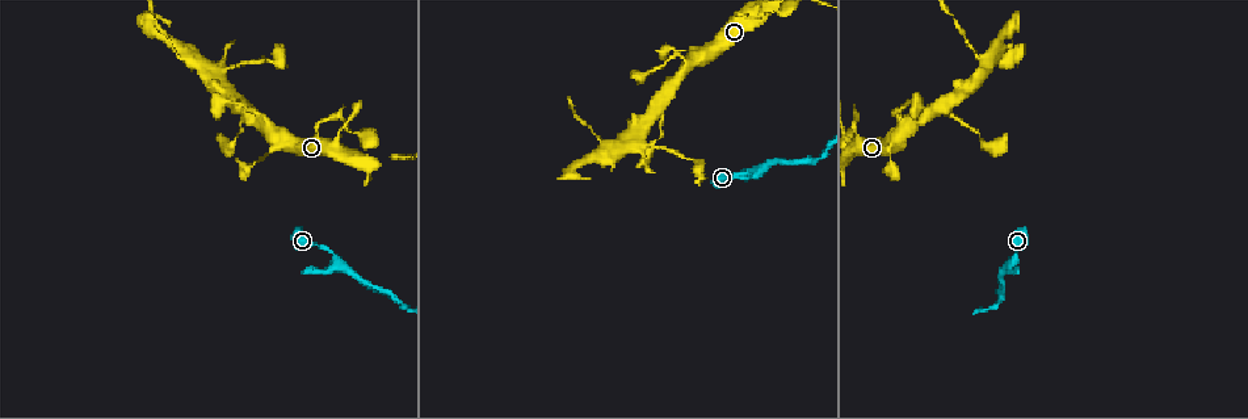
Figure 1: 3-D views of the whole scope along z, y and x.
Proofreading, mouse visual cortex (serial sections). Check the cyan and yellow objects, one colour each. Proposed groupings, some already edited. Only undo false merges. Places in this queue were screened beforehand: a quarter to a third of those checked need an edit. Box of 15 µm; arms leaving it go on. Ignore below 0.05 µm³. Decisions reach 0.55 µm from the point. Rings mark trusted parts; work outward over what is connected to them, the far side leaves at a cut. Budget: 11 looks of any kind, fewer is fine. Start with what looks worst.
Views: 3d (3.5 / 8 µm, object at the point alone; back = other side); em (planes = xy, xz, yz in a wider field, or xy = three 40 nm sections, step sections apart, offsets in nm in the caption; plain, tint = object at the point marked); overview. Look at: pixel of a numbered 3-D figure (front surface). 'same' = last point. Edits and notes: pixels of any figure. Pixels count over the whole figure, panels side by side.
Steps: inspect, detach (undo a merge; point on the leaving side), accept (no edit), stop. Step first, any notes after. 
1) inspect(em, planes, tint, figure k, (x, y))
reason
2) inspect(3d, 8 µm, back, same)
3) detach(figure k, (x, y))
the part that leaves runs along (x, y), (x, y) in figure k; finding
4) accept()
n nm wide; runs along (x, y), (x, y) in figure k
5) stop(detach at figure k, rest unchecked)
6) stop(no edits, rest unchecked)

inspect(3d, 3.5 µm, figure 1, (759, 19))
abrupt turn

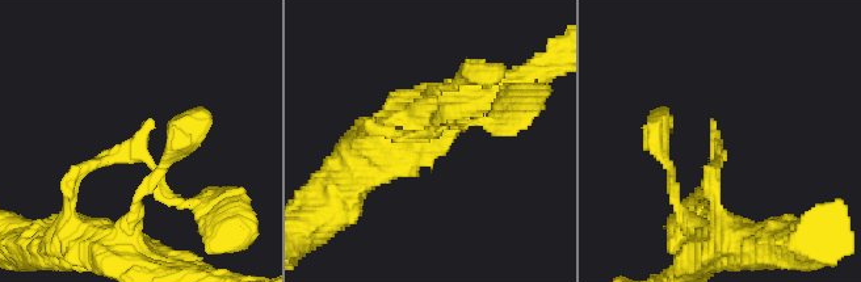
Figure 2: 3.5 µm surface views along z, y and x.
inspect(em, xy, step 2, tint, figure 2, (718, 154))
arms of 100, 200 nm; need the tissue

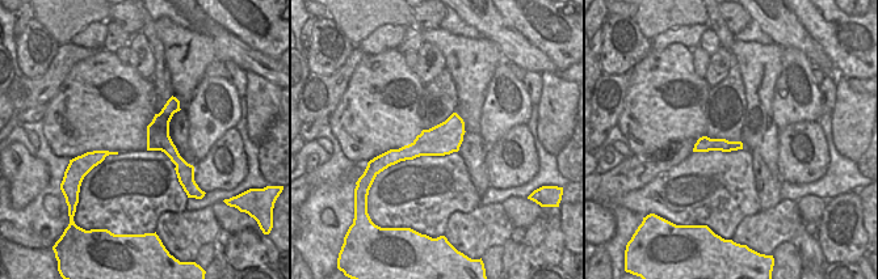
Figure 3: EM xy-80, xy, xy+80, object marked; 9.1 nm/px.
inspect(em, planes, tint, same)

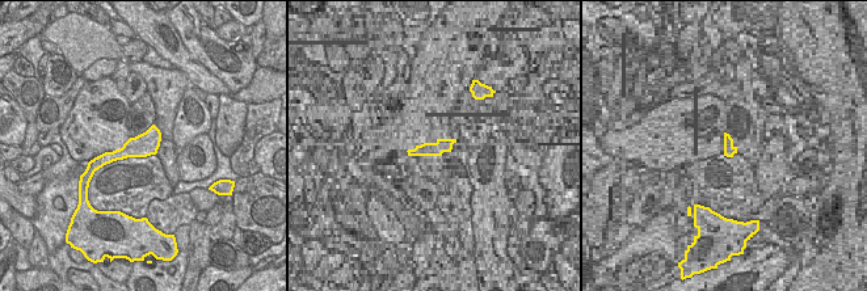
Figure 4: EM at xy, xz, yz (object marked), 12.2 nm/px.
accept()
runs along (158, 135), (146, 144), (101, 160) in figure 4; all the same cell

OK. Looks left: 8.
inspect(3d, 3.5 µm, figure 1, (757, 174))
sudden change in width

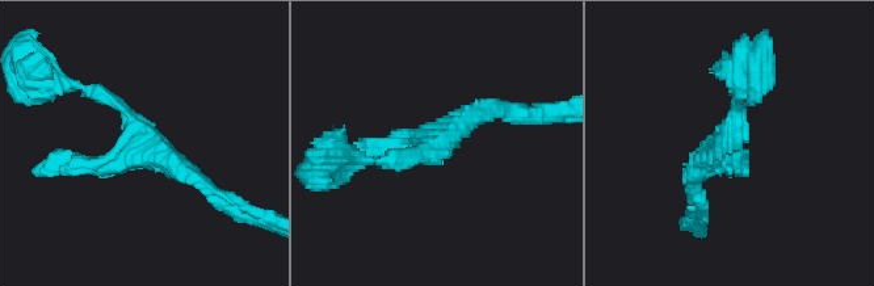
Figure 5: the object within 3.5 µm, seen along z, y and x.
inspect(em, xy, step 1, plain, figure 5, (141, 145))
now the EM

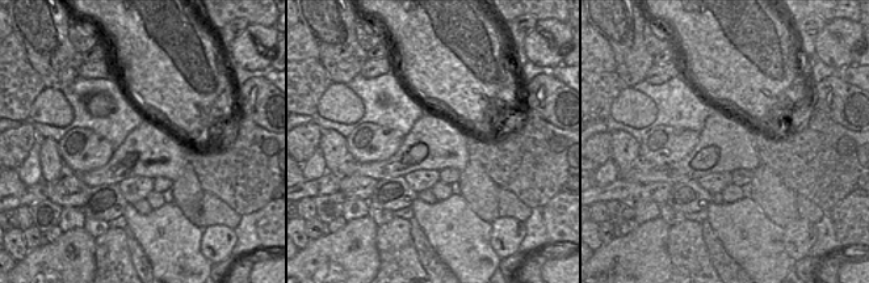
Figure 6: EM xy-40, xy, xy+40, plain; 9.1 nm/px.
inspect(em, xy, step 1, tint, same)
with the object marked

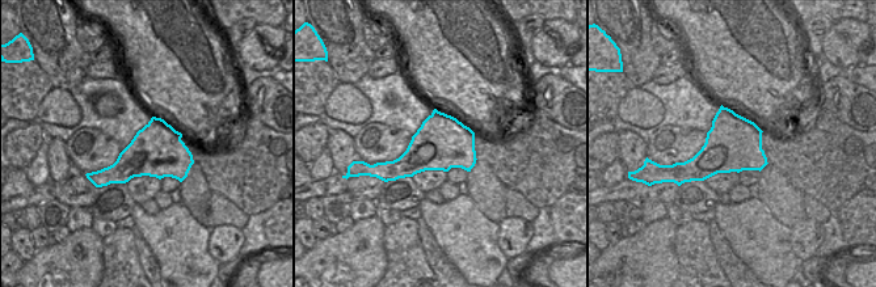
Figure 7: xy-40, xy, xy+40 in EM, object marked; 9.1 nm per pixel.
accept()
runs along (83, 87), (110, 99), (147, 147), (211, 192) in figure 5; one cell here

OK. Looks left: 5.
inspect(3d, 8 µm, figure 1, (252, 163))
thin neck

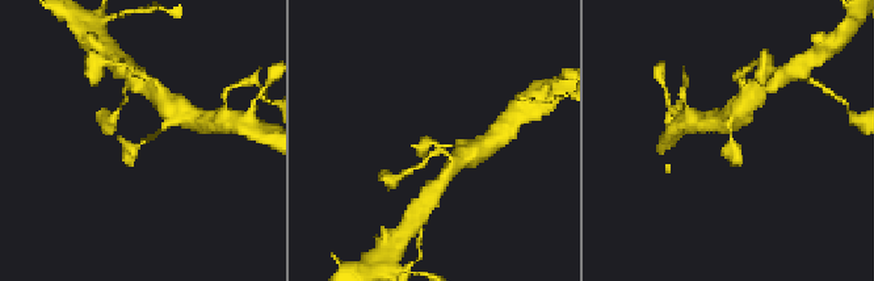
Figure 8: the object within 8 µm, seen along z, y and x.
inspect(em, xy, step 3, tint, figure 8, (438, 145))
shape alone is not enough

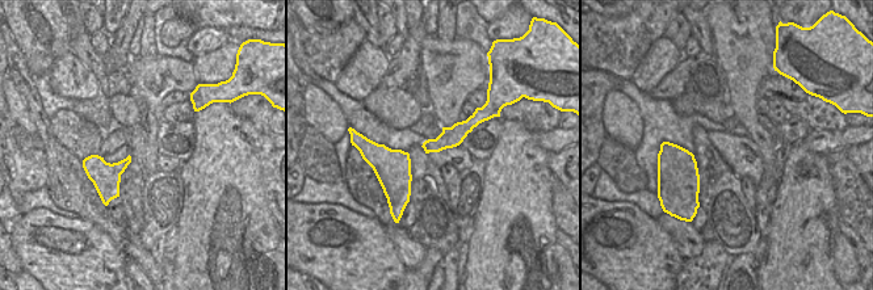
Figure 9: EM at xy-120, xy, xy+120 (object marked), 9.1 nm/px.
accept()
190 nm wide; runs along (181, 114), (131, 147), (126, 166) in figure 8; one cell here

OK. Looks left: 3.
inspect(3d, 3.5 µm, figure 1, (639, 142))
thick turns thin

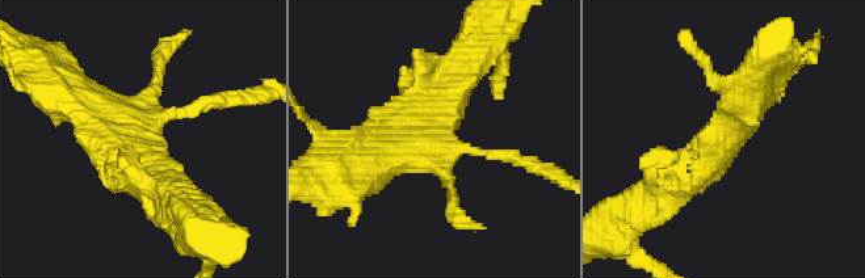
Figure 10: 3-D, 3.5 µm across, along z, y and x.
inspect(em, xy, step 3, tint, figure 10, (140, 139))
4 arms; arms of 200, 250, 400, 450 nm

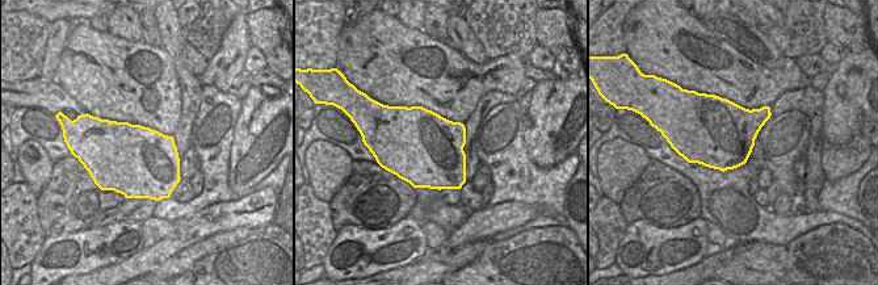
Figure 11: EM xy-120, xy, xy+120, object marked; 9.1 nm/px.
inspect(em, planes, tint, same)

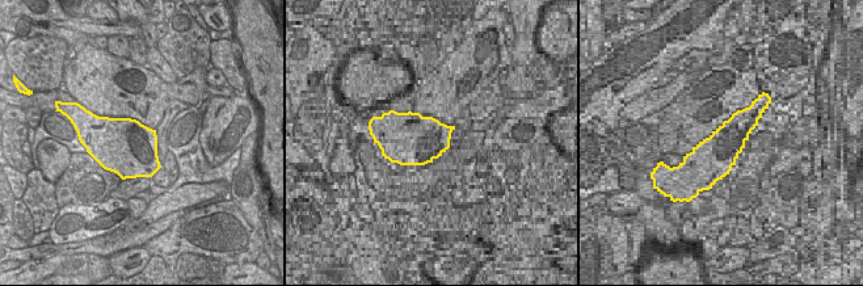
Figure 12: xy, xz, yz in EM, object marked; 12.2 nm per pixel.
accept()
700 nm wide; runs along (172, 194), (63, 97) in figure 10; one cell here

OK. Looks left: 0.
stop(no edits, rest unchecked)

